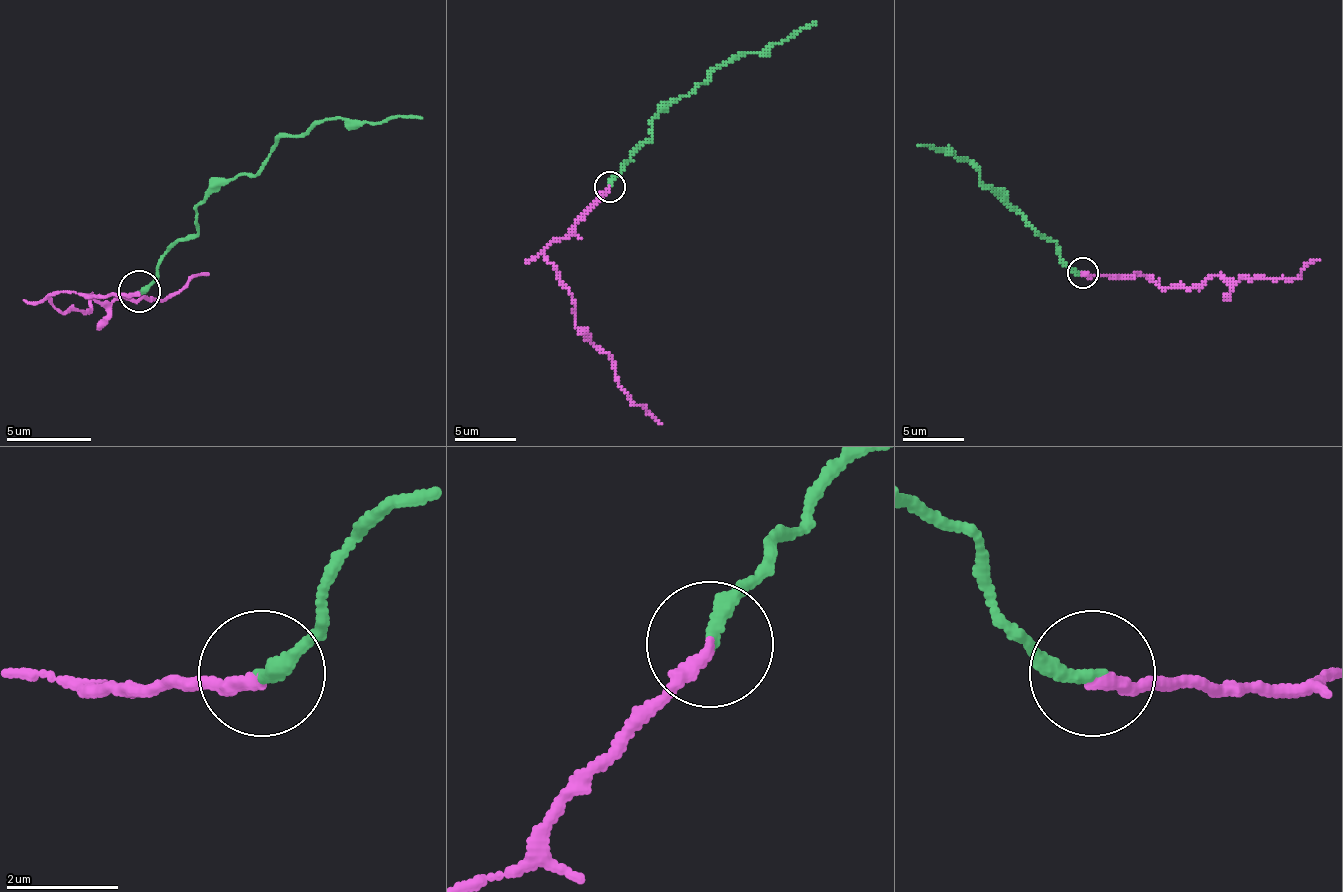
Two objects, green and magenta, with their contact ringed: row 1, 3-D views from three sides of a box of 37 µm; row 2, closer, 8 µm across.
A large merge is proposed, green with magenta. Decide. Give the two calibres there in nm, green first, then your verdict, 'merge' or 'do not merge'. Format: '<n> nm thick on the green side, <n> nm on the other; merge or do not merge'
280 nm thick on the green side, 280 nm on the other; do not merge

